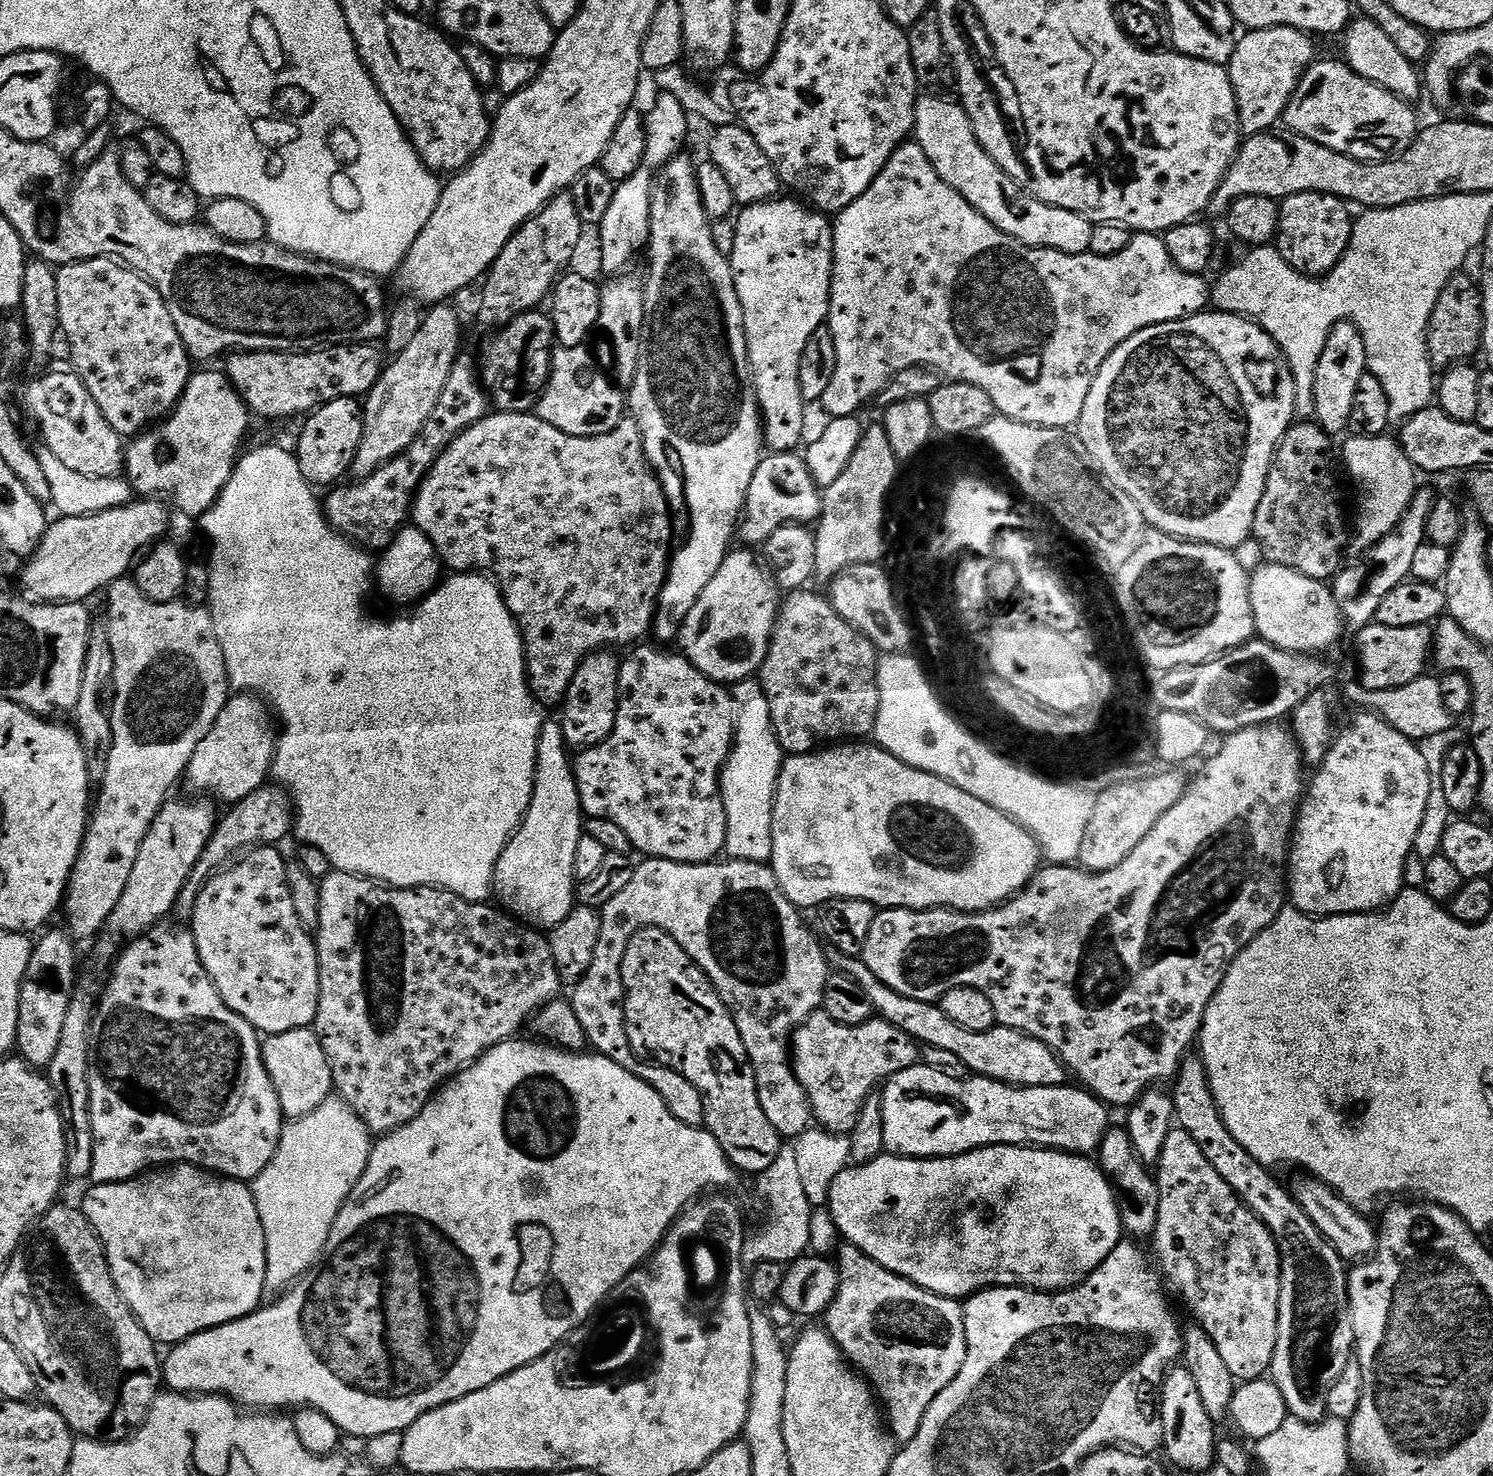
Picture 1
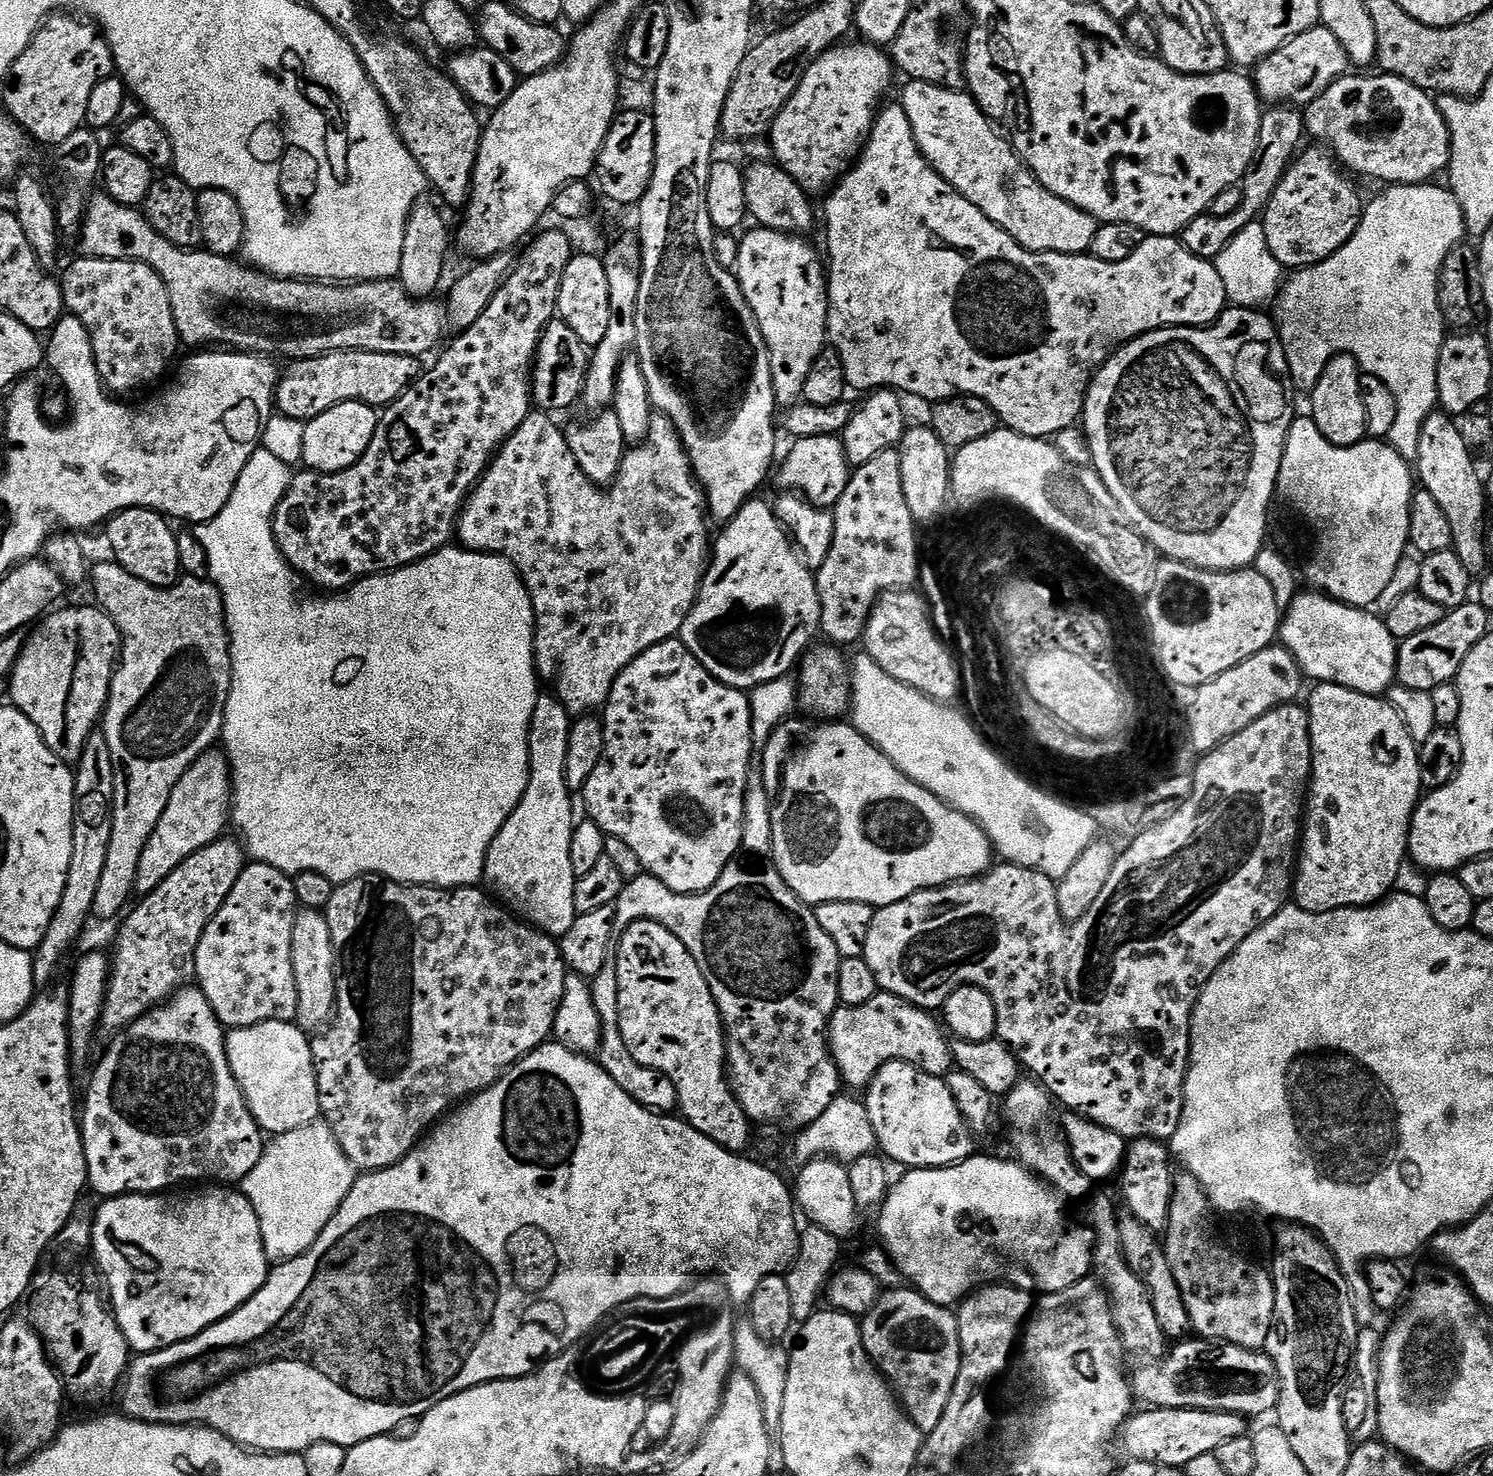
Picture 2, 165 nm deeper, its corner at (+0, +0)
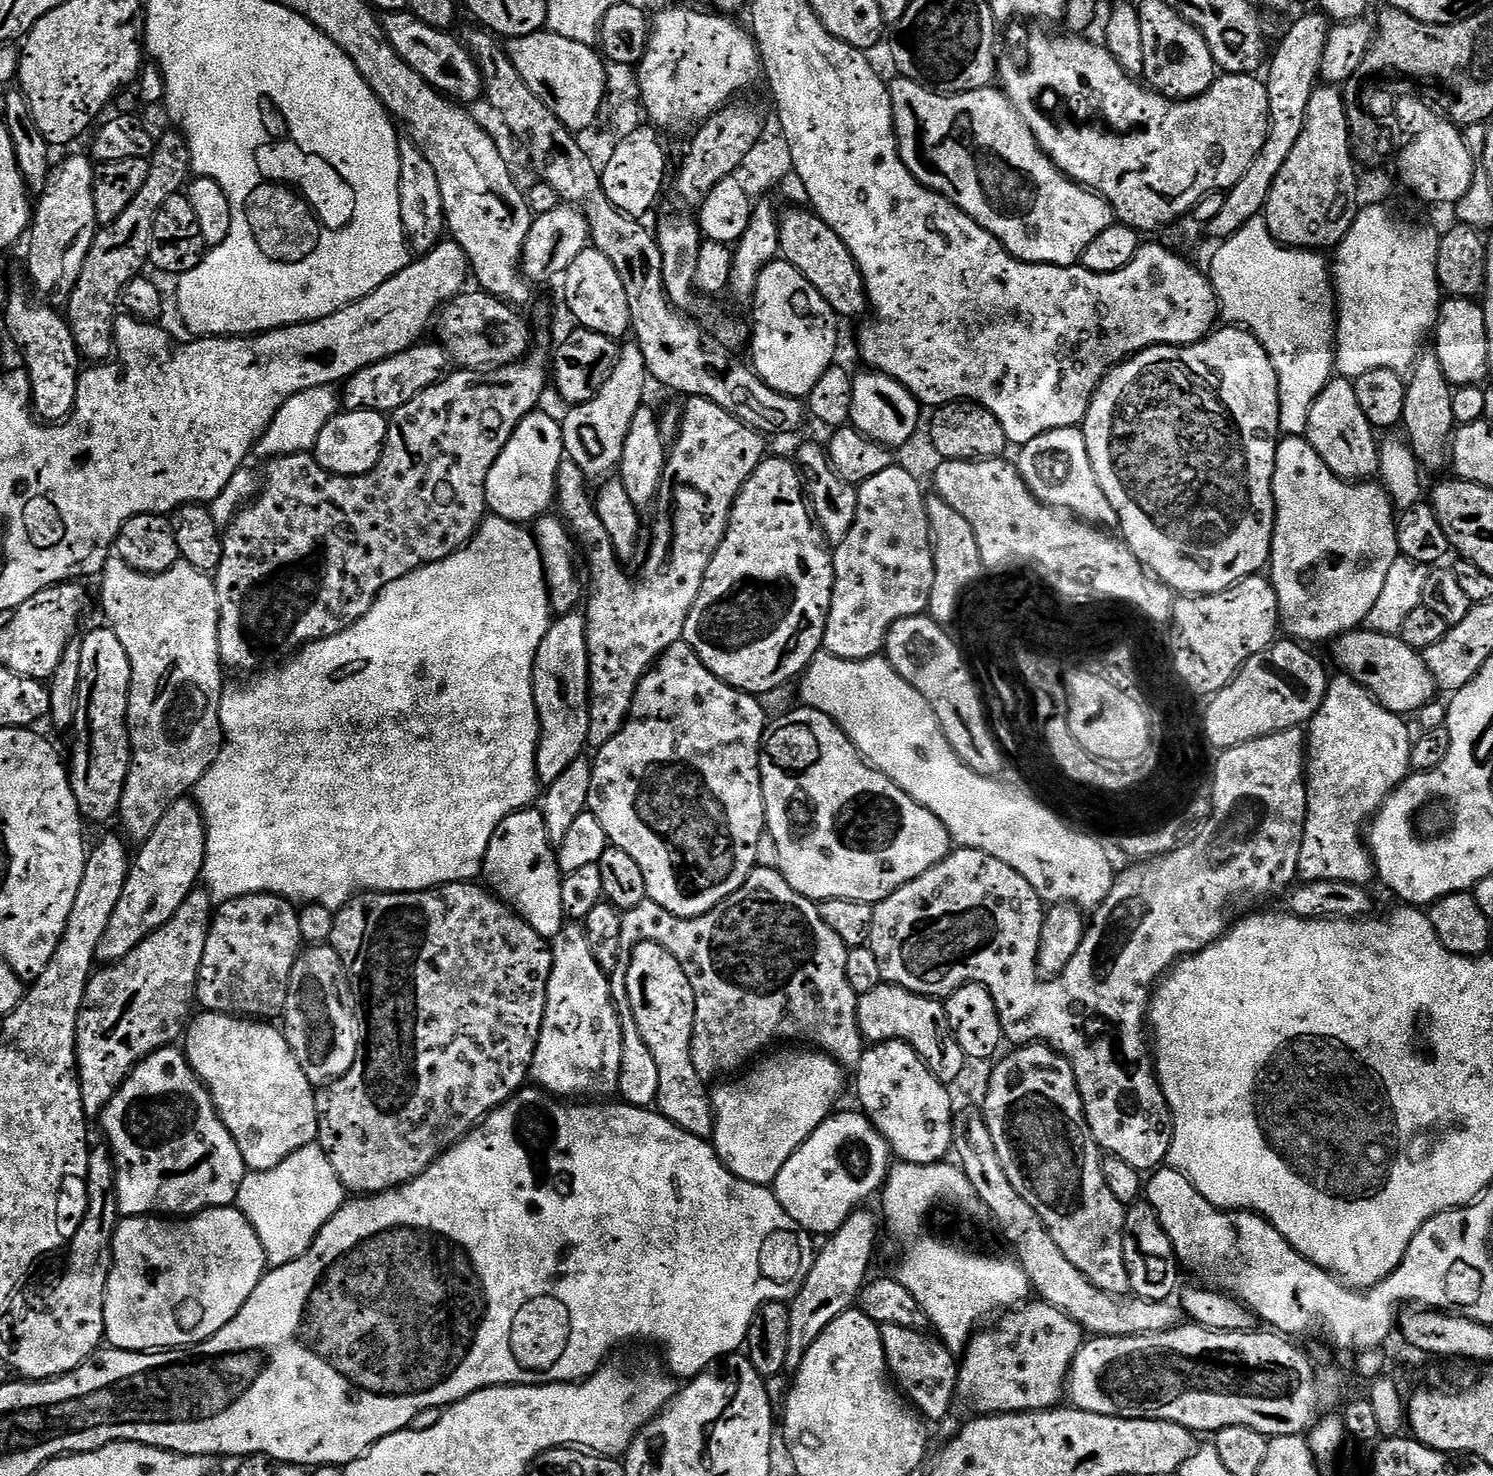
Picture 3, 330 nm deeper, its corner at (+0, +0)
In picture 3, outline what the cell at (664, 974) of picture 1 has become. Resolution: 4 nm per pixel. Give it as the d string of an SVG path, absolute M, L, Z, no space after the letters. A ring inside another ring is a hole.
M643 940L641 944L631 949L630 955L627 957L624 991L630 1002L630 1010L634 1010L634 1022L638 1034L642 1034L642 1042L654 1058L654 1066L658 1066L658 1094L654 1105L655 1111L670 1122L677 1124L682 1130L703 1140L708 1140L716 1125L716 1116L712 1113L709 1085L698 1074L698 1070L694 1070L694 1062L692 1061L696 999L694 998L694 986L690 986L690 978L686 978L686 970L682 970L678 958L674 958L674 954L670 954L670 950L666 950L654 942Z

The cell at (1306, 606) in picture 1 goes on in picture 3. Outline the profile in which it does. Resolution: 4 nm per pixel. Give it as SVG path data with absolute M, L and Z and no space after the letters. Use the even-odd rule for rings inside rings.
M1353 630L1336 637L1331 648L1340 663L1339 671L1358 681L1379 704L1392 712L1416 712L1438 695L1436 679L1425 666L1423 655L1406 646L1399 635Z

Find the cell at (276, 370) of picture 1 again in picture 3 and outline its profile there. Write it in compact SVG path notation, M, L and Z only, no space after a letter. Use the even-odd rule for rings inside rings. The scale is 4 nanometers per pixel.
M439 342L428 343L415 344L402 354L394 354L382 362L374 362L374 366L366 366L348 380L343 381L343 407L348 410L391 414L398 410L398 406L410 402L410 398L414 398L414 394L418 394L444 379L450 371L448 351Z

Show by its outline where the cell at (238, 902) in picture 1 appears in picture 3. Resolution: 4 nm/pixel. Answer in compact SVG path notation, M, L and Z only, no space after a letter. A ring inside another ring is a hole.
M251 892L248 896L223 901L215 909L212 925L208 928L206 950L202 954L202 966L196 983L199 1007L209 1012L221 1012L224 1016L255 1018L261 1022L275 1021L275 1016L276 1019L283 1017L290 970L294 970L294 962L301 951L298 908L293 901L272 892Z

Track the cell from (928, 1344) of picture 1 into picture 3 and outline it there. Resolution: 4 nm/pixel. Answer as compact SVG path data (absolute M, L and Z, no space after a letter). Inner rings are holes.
M886 1324L881 1327L880 1337L886 1354L888 1371L891 1379L902 1389L913 1408L920 1413L925 1421L939 1422L949 1415L952 1408L952 1399L958 1396L958 1360L952 1351L945 1346L939 1338L933 1338L919 1328L907 1328L897 1324Z

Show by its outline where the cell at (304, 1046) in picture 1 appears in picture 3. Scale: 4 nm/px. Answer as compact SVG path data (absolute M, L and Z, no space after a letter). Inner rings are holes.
M207 1010L199 1014L193 1015L187 1025L182 1037L182 1051L189 1066L196 1071L196 1077L208 1088L226 1130L230 1130L234 1142L238 1142L245 1169L265 1172L290 1154L313 1143L320 1135L316 1117L316 1092L306 1078L298 1058L294 1058L283 1031L255 1018L224 1016L221 1012Z

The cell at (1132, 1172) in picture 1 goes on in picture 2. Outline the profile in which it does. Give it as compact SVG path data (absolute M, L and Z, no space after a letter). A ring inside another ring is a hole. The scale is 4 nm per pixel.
M1131 1216L1121 1217L1118 1238L1122 1242L1122 1254L1134 1274L1142 1278L1150 1298L1154 1302L1154 1314L1158 1317L1158 1326L1162 1326L1165 1337L1169 1341L1179 1342L1192 1332L1190 1314L1186 1310L1186 1302L1182 1302L1182 1290L1178 1290L1178 1282L1174 1282L1174 1270L1164 1253L1163 1243L1157 1233L1152 1232L1142 1222Z

